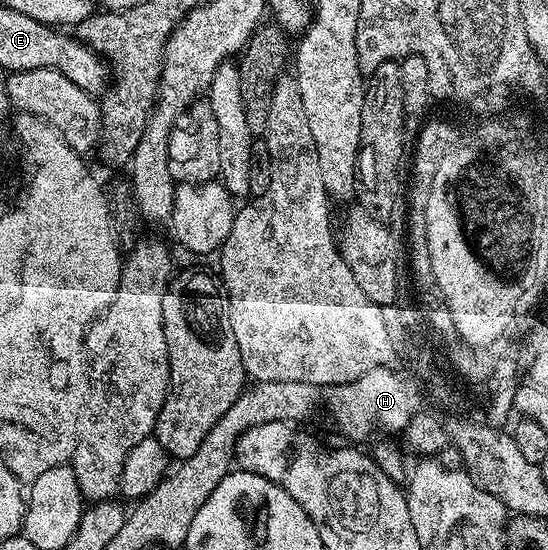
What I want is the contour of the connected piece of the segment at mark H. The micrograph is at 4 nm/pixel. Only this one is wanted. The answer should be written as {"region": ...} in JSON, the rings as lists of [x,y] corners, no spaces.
{"region":[[[392,366],[376,367],[363,377],[350,383],[341,383],[328,388],[325,407],[333,418],[333,423],[349,439],[365,439],[372,433],[373,427],[383,427],[387,431],[404,432],[411,417],[419,410],[417,391],[409,383],[404,383],[393,372]]]}

